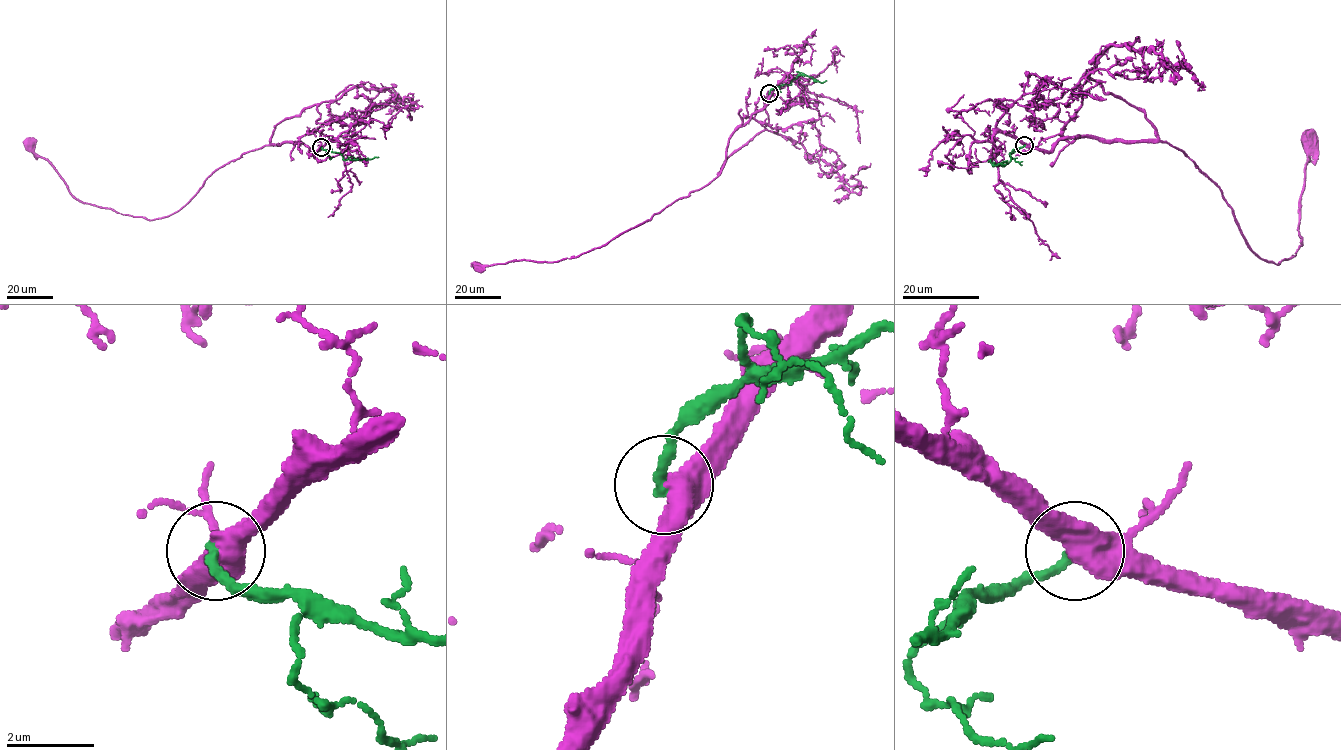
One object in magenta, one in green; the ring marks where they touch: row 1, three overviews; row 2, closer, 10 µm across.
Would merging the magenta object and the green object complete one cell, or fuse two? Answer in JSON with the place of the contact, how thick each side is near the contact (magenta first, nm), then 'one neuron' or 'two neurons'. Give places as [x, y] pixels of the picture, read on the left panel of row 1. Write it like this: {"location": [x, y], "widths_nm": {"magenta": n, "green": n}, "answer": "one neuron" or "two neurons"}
{"location": [321, 147], "widths_nm": {"magenta": 600, "green": 260}, "answer": "two neurons"}

